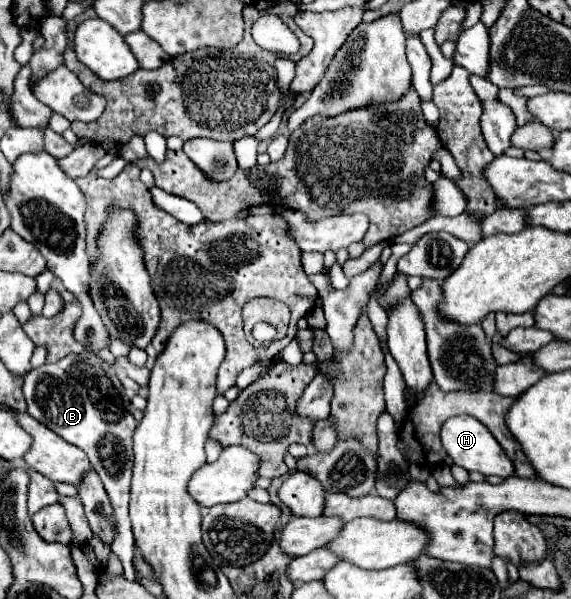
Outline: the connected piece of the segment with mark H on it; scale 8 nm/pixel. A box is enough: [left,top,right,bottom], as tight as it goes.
[439,414,513,478]

